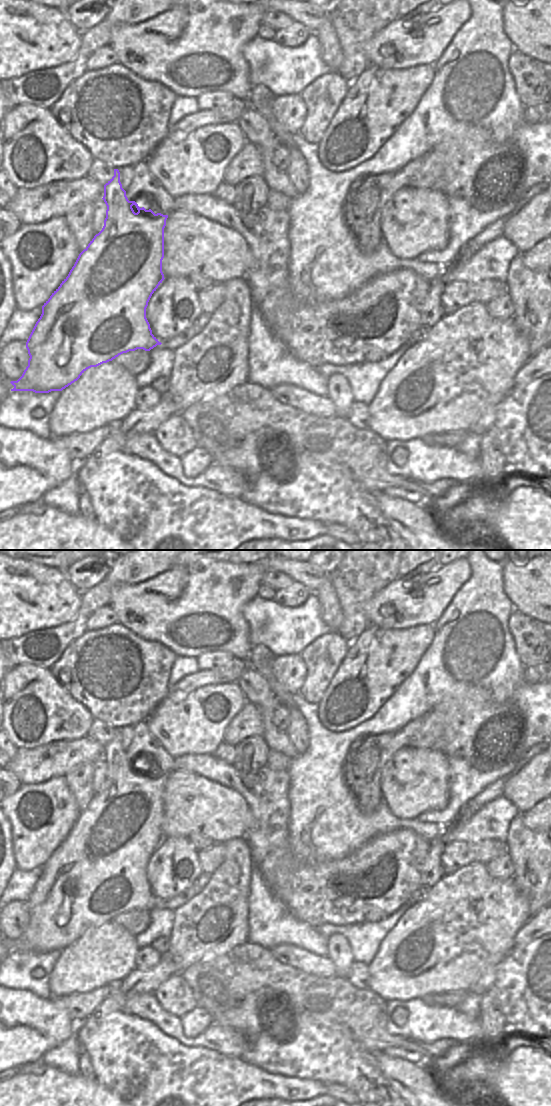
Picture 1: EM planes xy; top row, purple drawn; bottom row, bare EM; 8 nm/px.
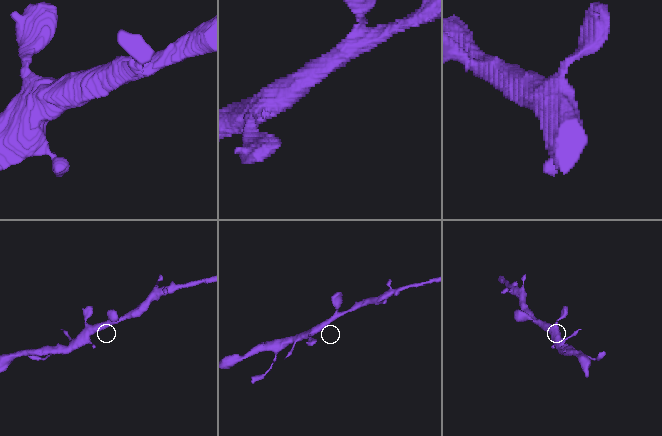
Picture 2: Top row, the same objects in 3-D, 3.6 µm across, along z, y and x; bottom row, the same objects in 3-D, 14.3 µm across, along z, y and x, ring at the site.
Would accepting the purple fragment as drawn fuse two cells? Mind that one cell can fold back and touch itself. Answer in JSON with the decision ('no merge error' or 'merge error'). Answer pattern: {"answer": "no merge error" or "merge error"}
{"answer": "no merge error"}

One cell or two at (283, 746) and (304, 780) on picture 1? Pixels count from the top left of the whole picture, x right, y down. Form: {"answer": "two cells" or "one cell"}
{"answer": "two cells"}

